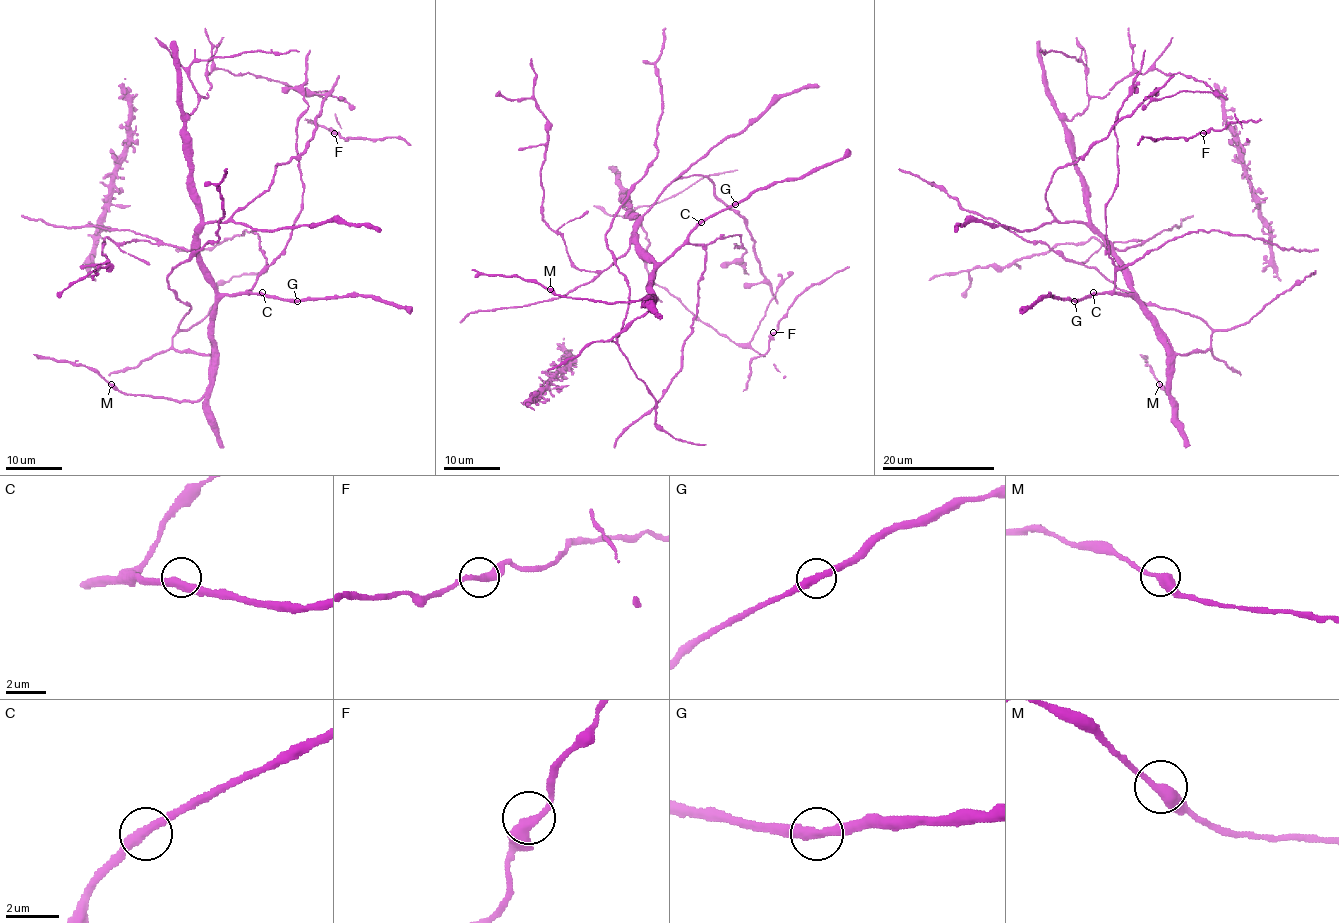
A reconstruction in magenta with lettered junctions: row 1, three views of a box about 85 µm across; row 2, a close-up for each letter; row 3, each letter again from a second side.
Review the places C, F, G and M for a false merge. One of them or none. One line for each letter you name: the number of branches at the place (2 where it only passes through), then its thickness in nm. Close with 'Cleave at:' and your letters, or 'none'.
Cleave at: none

